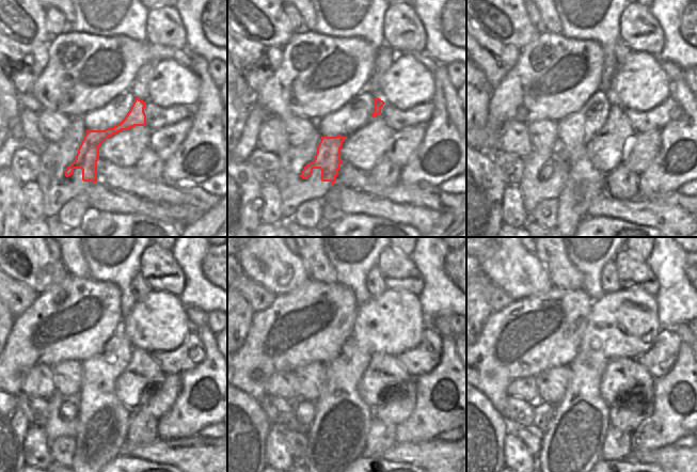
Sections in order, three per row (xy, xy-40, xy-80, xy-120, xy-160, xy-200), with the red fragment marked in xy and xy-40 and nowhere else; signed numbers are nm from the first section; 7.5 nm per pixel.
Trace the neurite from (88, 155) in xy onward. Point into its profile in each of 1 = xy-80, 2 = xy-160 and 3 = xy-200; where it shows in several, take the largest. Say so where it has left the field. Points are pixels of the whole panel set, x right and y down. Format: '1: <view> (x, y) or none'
1: xy-80 (558, 161)
2: xy-160 (304, 411)
3: xy-200 (543, 413)

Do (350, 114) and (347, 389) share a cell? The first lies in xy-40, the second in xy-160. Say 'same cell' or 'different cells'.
same cell

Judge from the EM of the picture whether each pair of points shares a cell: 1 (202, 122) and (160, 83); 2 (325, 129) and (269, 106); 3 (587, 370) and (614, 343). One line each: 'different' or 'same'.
1: different
2: different
3: different

